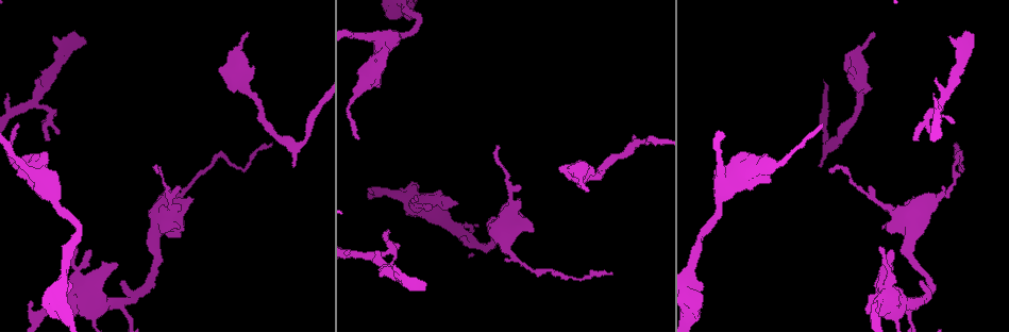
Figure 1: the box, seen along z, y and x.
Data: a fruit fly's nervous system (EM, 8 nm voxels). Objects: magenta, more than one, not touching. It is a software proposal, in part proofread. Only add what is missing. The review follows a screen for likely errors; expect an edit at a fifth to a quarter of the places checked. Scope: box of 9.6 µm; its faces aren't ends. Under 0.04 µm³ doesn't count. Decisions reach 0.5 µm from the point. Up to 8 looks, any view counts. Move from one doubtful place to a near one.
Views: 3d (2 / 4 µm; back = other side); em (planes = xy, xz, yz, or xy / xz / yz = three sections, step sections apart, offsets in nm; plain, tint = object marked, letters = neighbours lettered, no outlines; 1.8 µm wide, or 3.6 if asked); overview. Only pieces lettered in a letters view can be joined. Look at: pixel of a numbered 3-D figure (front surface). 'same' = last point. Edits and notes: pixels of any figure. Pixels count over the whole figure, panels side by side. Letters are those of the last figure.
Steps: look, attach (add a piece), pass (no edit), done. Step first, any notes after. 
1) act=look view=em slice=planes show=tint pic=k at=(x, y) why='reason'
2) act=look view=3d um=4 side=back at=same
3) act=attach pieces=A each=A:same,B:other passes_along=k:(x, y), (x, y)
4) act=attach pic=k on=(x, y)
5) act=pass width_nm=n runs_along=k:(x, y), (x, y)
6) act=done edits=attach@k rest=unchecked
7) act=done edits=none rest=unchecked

act=look view=3d um=4 pic=1 at=(123, 280) why='branch stops here'

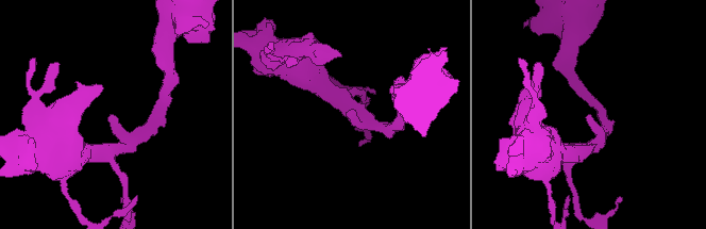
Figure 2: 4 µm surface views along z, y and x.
act=look view=em slice=planes show=letters pic=2 at=(110, 114) why='shape alone is not enough'

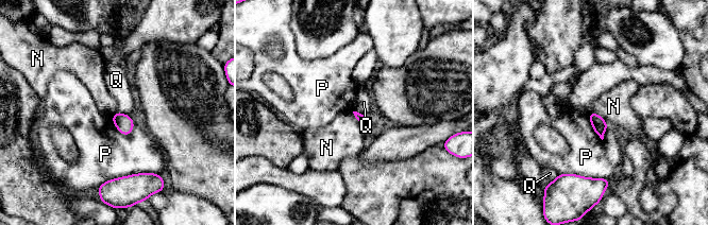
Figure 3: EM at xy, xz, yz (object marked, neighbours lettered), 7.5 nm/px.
act=pass each=N:other,P:other,Q:other border=3:(592, 111), (596, 113), (608, 124) found='none of them fits'

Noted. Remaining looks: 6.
act=look view=3d um=2 pic=1 at=(388, 232) why='an open end'

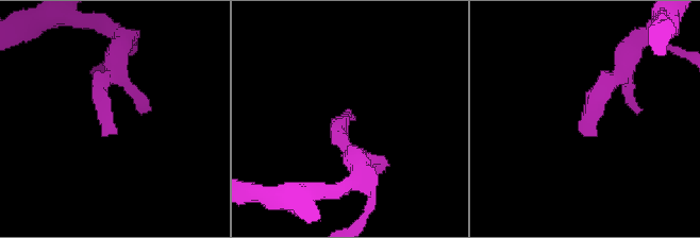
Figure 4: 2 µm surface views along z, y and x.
act=look view=em slice=xy step=16 show=letters pic=4 at=(586, 133)

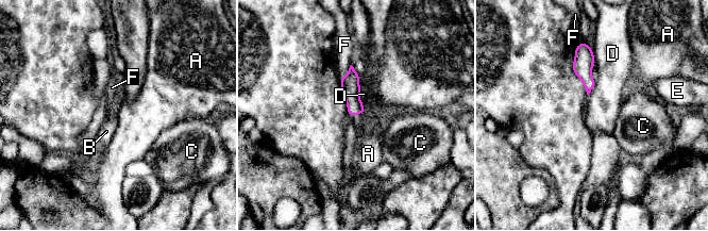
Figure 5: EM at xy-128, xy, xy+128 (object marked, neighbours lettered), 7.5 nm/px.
act=look view=em slice=planes show=letters at=same why='cut it another way'

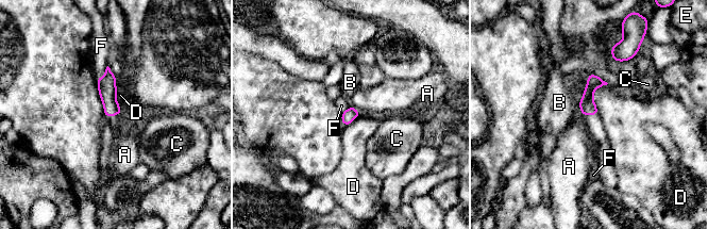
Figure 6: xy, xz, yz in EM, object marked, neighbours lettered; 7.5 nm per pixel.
act=pass width_nm=100 each=A:other,B:other,C:other,D:other,E:other,F:other border=6:(107, 65), (104, 75), (96, 78) found='no lettered piece goes on from it'

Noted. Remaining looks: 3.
act=look view=3d um=2 side=back pic=1 at=(423, 290) why='an open end'

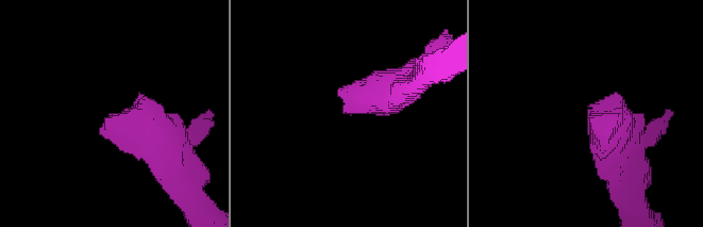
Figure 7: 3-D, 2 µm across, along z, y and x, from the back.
act=look view=em slice=planes show=letters pic=7 at=(344, 112) why='need the tissue'

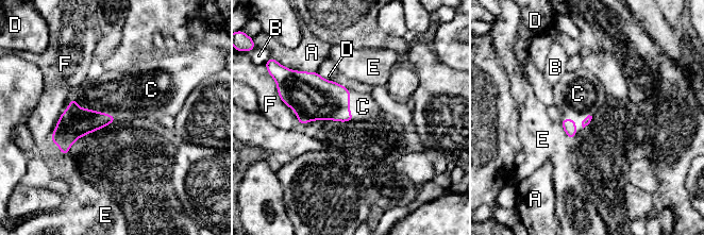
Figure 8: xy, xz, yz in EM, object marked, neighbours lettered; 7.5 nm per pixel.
act=attach pieces=C each=A:other,B:other,C:same,D:other,E:other,F:other passes_along=8:(74, 122), (94, 111), (121, 94) found='it goes on there'

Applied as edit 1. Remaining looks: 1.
act=done edits=attach@8 rest=unchecked

